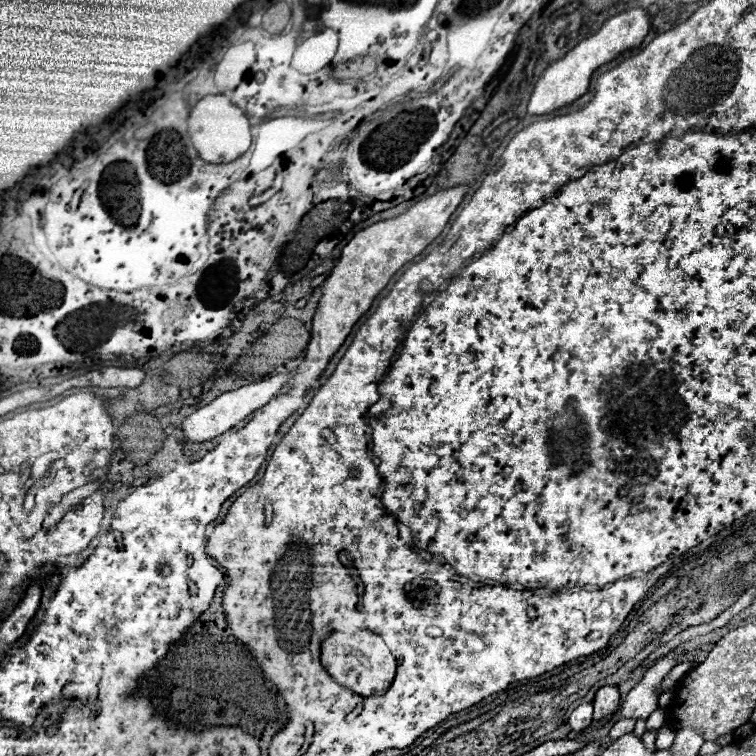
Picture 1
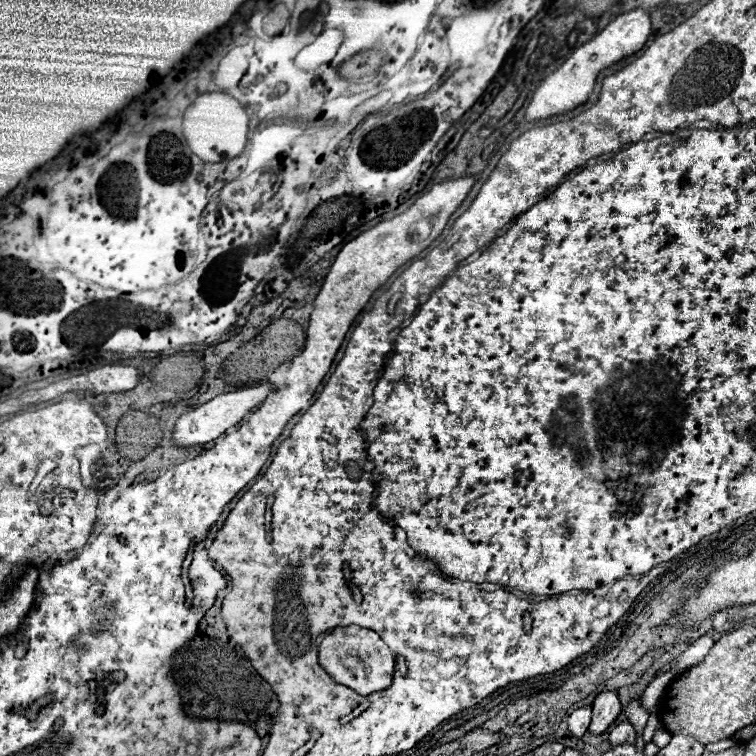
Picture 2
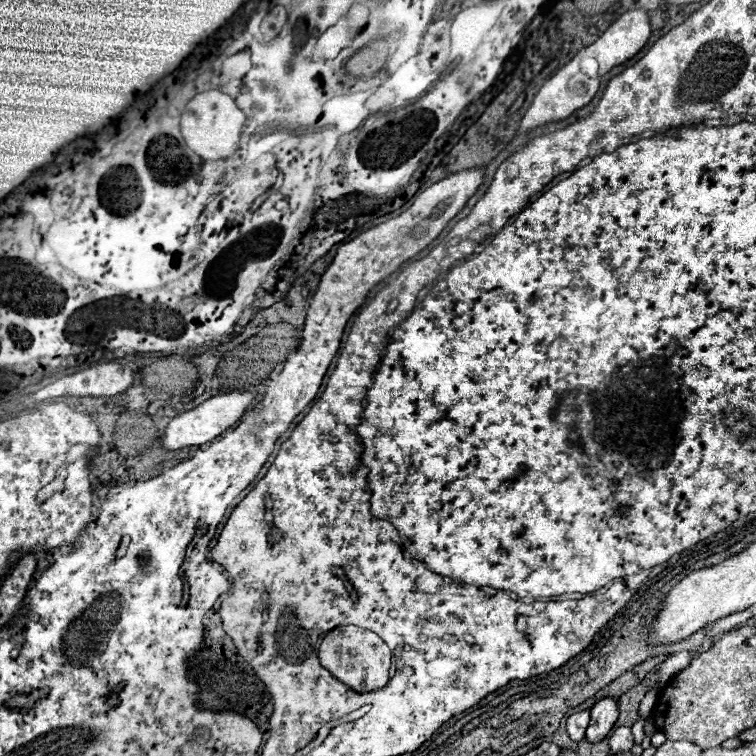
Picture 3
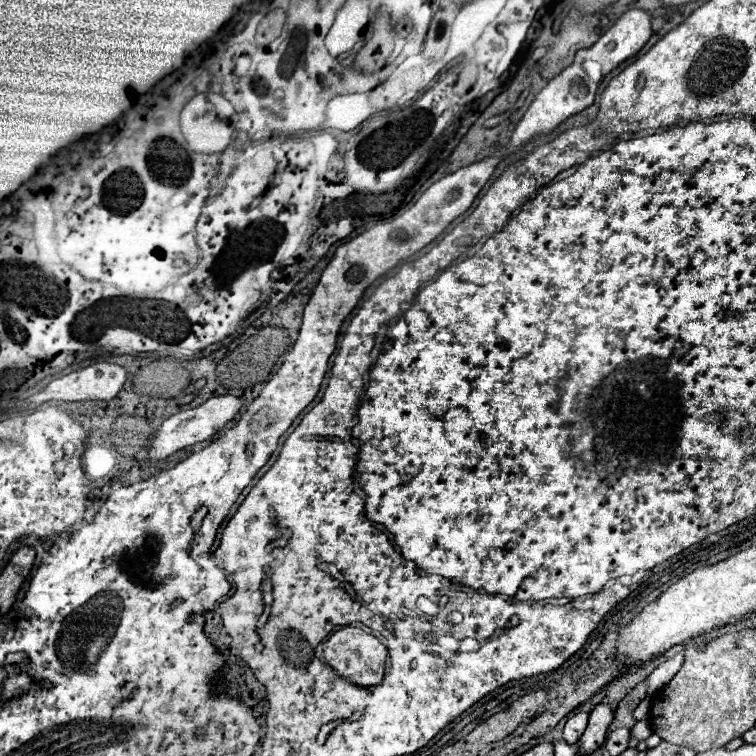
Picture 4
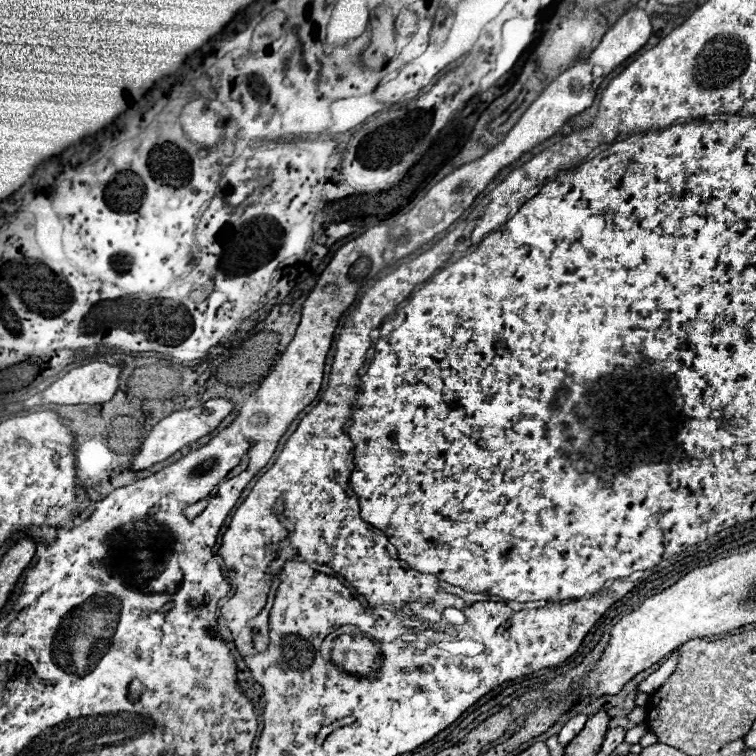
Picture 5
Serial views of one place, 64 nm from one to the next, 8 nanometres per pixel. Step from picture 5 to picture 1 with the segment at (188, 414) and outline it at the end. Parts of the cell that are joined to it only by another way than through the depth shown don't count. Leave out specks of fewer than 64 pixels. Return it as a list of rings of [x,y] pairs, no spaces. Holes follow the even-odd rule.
[[[282,372],[282,374],[276,374],[272,378],[266,378],[262,382],[254,382],[254,384],[248,384],[248,386],[242,386],[238,390],[230,390],[230,392],[224,392],[222,396],[218,396],[216,400],[212,400],[210,404],[202,406],[200,410],[192,412],[182,428],[184,428],[184,434],[188,440],[192,442],[206,442],[206,440],[212,440],[224,432],[228,432],[230,428],[234,428],[238,422],[242,422],[244,418],[248,418],[252,412],[256,412],[258,408],[266,406],[274,396],[278,396],[280,388],[288,382],[290,378],[290,372]]]

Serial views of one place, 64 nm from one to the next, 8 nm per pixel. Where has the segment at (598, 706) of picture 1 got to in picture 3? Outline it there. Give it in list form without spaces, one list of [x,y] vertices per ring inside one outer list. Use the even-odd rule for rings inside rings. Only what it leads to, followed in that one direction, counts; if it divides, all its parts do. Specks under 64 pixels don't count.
[[[602,698],[598,700],[590,710],[590,726],[586,730],[588,742],[600,742],[606,738],[606,734],[612,730],[616,718],[618,718],[618,702],[614,698]]]

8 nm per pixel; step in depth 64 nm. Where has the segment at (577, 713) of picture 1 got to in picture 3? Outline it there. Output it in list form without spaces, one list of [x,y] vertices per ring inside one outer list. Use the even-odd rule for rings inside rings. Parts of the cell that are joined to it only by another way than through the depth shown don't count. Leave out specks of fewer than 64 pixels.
[[[582,710],[582,712],[572,714],[572,716],[566,720],[566,730],[568,730],[570,738],[576,740],[576,742],[584,740],[584,732],[586,732],[586,728],[588,728],[588,722],[590,722],[590,710]]]

